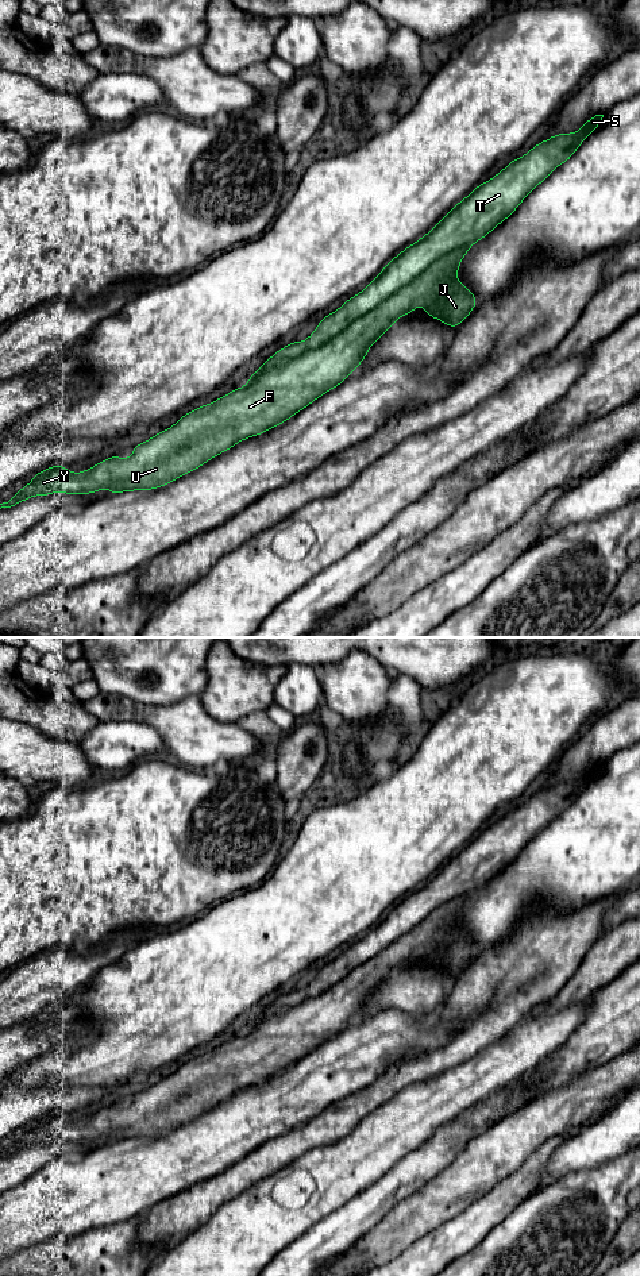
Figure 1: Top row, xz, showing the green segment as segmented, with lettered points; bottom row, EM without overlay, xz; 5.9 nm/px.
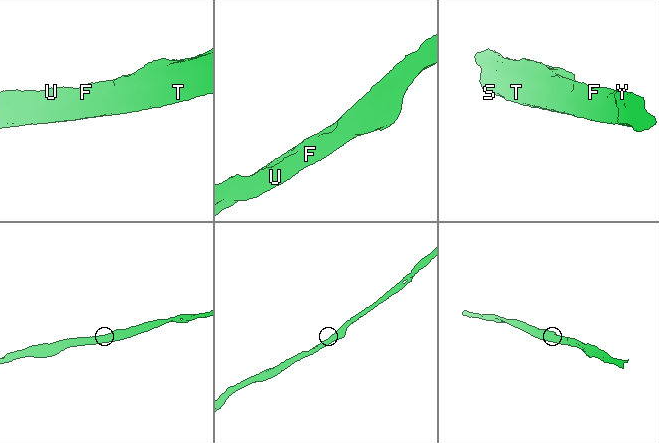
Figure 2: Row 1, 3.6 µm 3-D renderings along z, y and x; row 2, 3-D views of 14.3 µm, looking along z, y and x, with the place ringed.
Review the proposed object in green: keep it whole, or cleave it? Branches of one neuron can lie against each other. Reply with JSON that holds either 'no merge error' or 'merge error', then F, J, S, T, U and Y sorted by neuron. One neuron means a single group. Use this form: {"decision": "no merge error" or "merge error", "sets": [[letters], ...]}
{"decision": "merge error", "sets": [["F", "J", "U", "Y"], ["S", "T"]]}

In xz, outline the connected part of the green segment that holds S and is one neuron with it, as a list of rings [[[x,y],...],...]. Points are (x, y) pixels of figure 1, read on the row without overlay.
[[[604,763],[589,767],[572,782],[558,782],[543,789],[518,807],[478,833],[458,851],[427,883],[394,905],[369,934],[324,964],[304,990],[292,990],[269,1006],[248,1032],[263,1019],[321,995],[351,971],[413,930],[440,905],[483,887],[508,867],[521,849],[559,813],[571,806],[581,791],[599,774]]]

